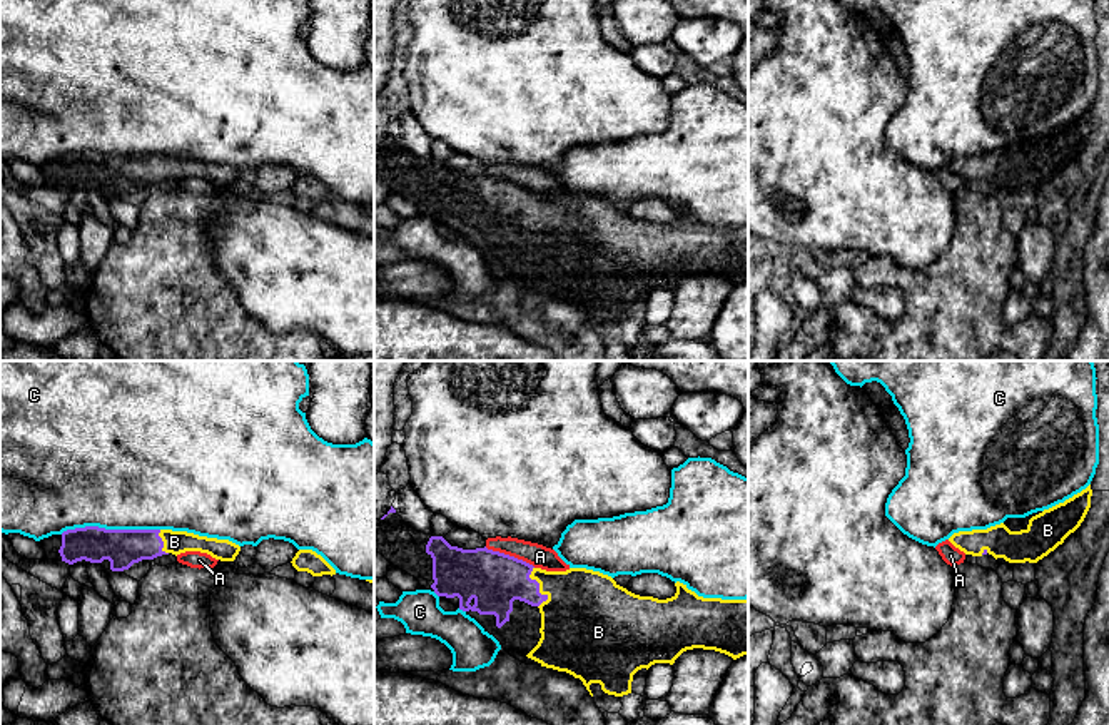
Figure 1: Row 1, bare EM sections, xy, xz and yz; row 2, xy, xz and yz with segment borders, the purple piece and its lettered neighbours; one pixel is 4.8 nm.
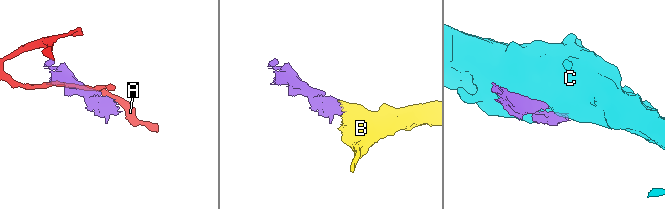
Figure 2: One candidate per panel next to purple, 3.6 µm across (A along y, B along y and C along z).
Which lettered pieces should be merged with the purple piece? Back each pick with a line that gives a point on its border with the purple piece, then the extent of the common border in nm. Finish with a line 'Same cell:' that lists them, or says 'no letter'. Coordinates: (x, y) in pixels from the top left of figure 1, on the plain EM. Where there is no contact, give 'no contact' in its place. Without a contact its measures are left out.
B: xz (538, 212) | 200 nm
Same cell: B

